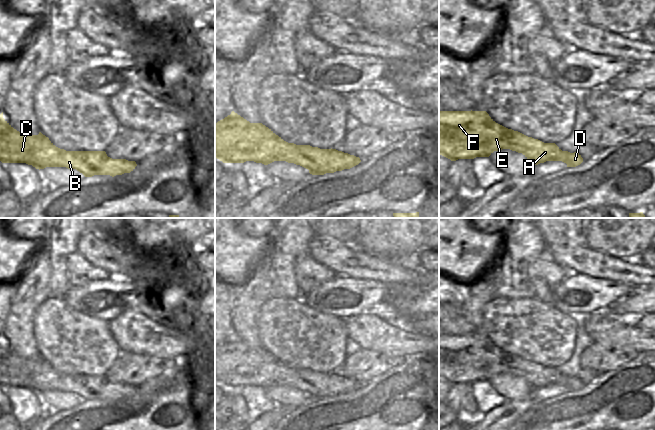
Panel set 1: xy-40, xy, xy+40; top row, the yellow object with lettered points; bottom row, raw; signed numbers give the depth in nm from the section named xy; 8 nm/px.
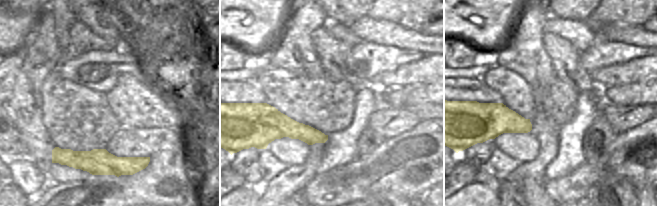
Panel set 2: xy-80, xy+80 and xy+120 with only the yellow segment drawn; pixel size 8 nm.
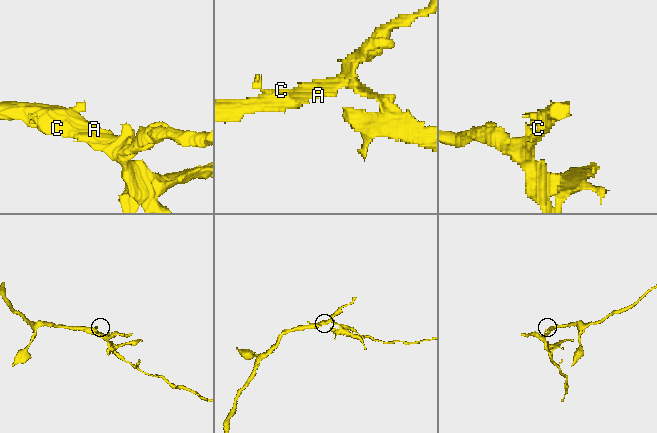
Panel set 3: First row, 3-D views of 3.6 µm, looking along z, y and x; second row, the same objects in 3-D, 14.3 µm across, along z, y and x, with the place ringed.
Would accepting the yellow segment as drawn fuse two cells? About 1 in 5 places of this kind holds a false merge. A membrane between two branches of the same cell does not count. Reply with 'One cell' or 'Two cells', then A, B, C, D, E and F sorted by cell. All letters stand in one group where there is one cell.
One cell. Groups: A B C D E F.

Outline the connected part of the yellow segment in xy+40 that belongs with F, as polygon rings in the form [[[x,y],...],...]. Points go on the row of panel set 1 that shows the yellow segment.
[[[439,111],[439,155],[456,161],[489,157],[494,151],[502,149],[522,153],[531,165],[546,161],[562,161],[567,164],[567,167],[576,167],[583,162],[583,158],[577,151],[574,153],[562,151],[555,143],[544,143],[508,129],[496,123],[486,111]]]

